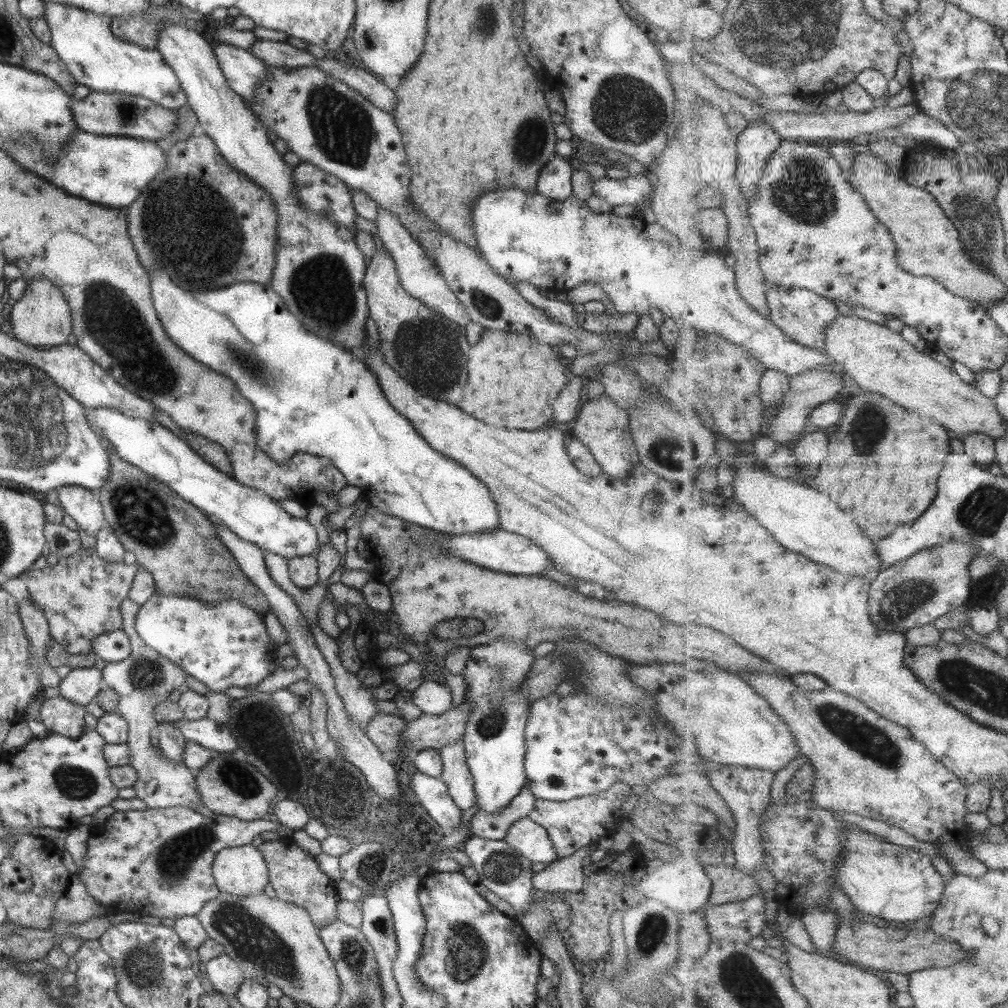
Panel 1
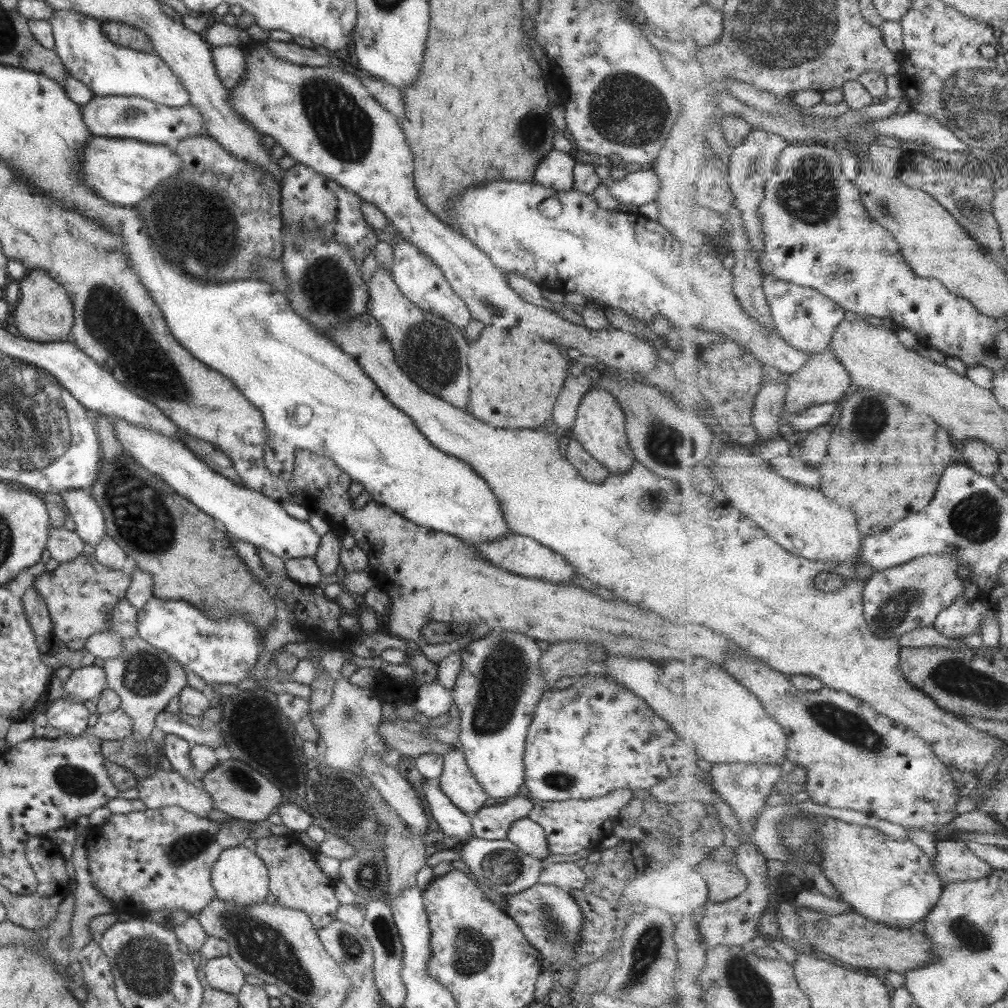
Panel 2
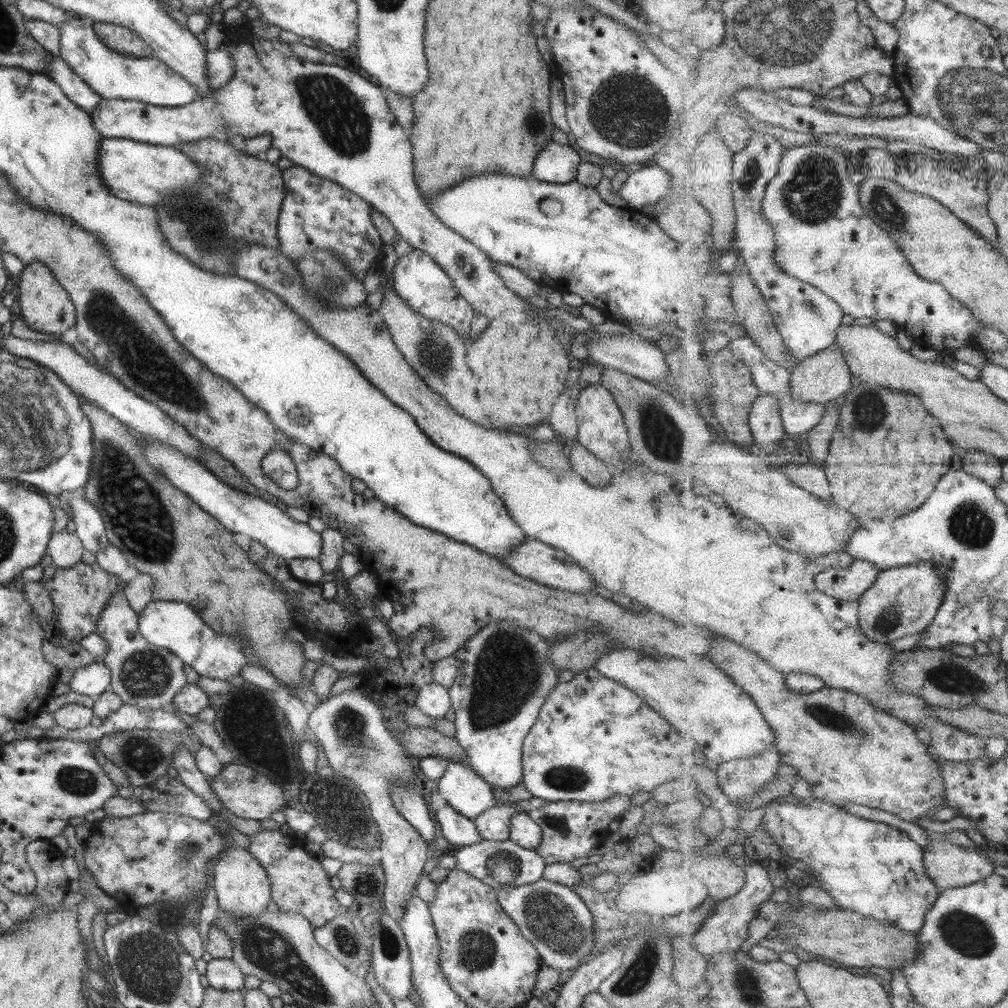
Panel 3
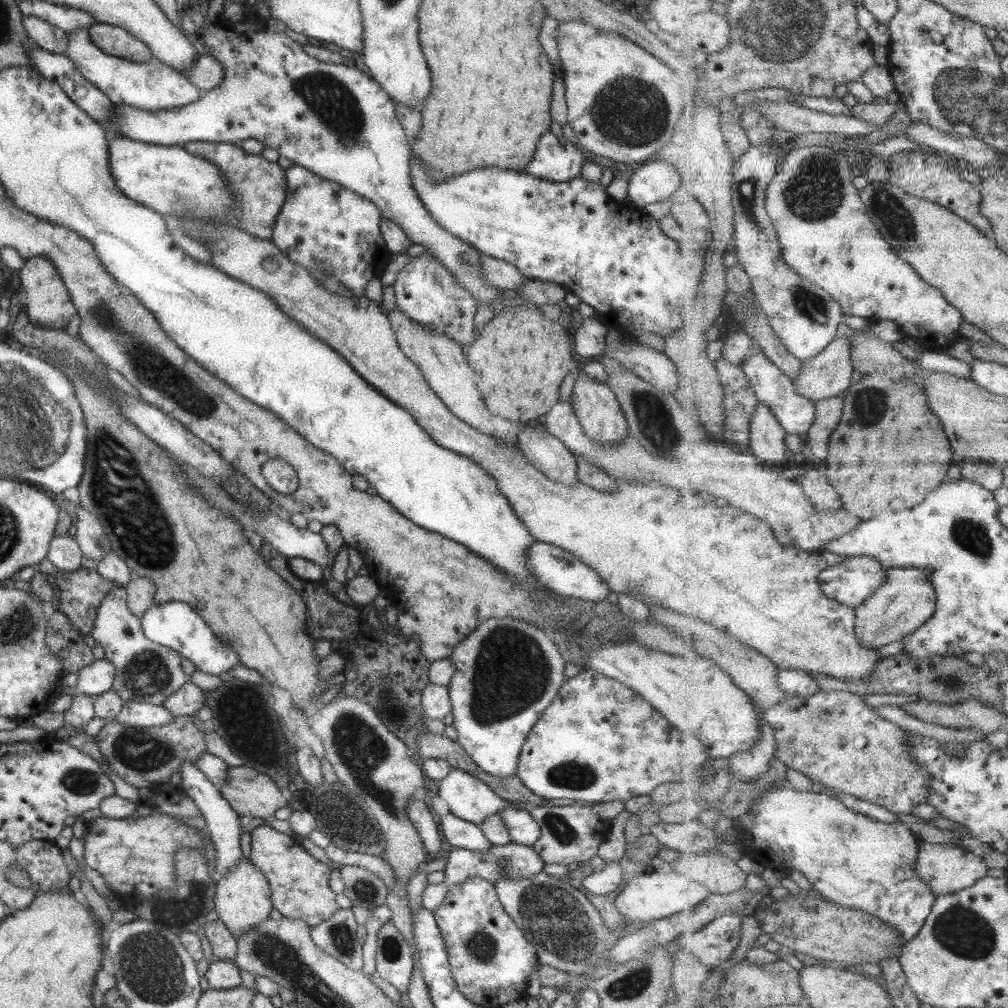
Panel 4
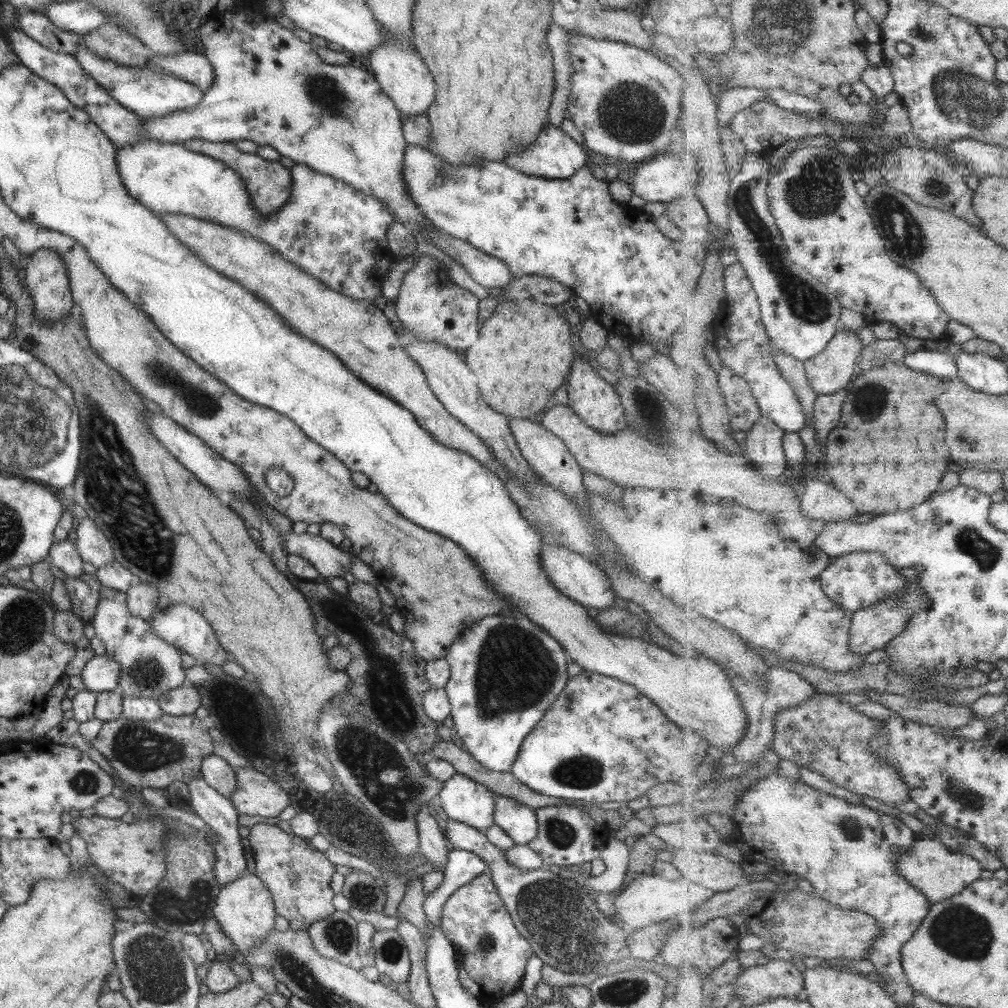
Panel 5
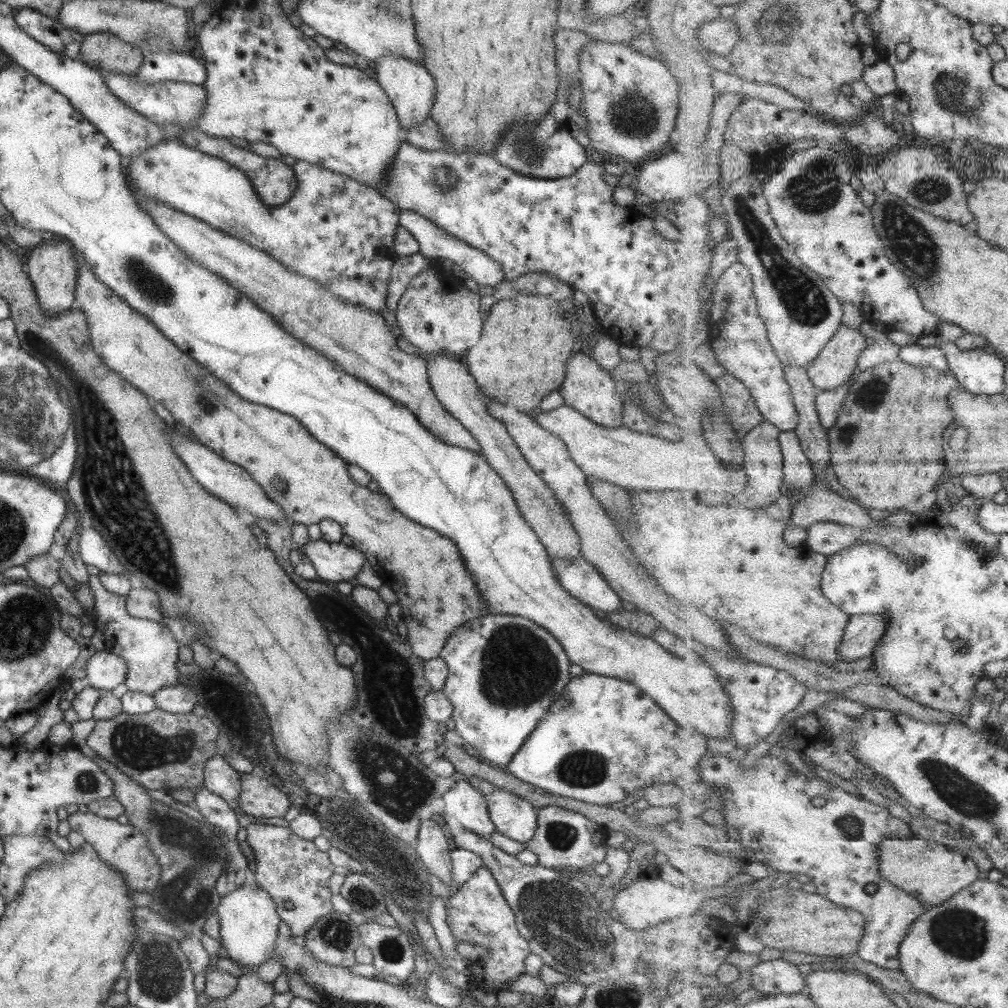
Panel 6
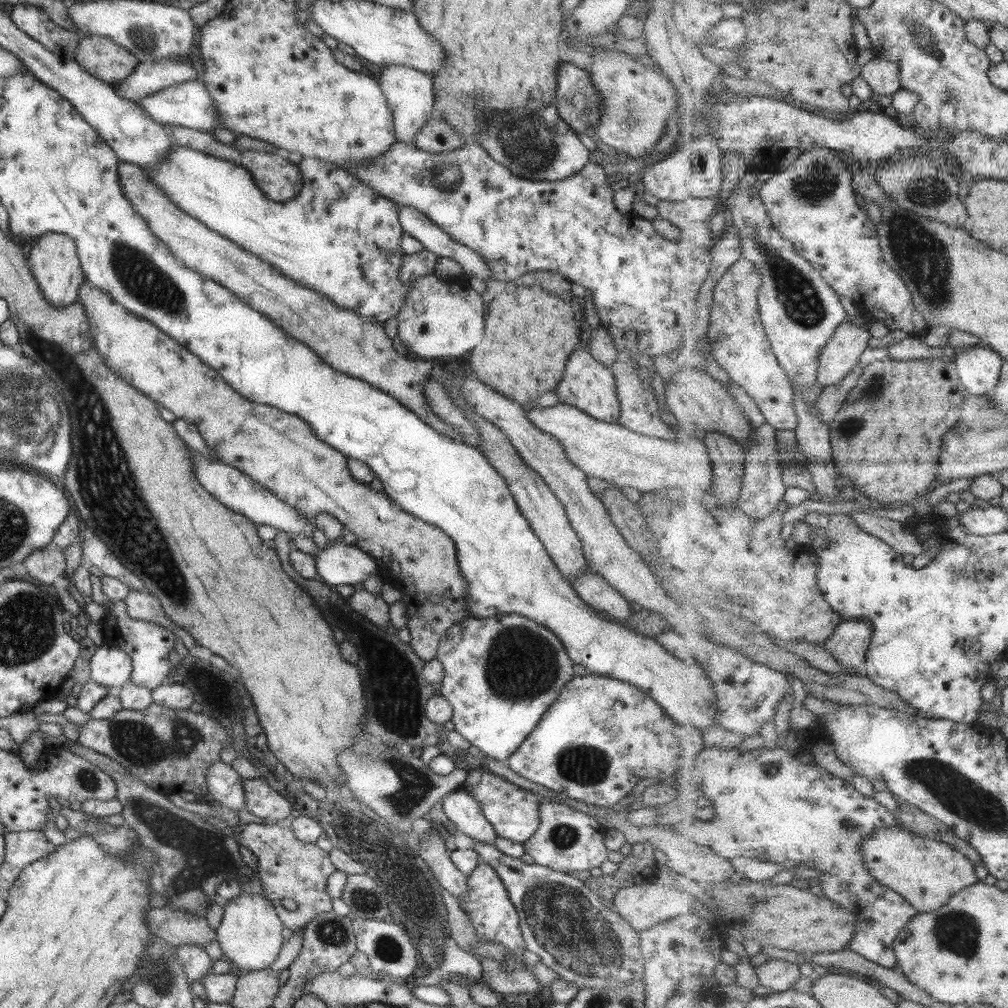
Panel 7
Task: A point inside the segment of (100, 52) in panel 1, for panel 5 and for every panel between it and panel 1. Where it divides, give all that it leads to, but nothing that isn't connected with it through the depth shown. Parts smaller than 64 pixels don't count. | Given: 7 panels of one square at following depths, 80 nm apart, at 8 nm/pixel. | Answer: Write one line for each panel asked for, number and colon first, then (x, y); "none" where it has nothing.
2: (105, 69)
3: (111, 75)
4: (151, 86)
5: (148, 92)

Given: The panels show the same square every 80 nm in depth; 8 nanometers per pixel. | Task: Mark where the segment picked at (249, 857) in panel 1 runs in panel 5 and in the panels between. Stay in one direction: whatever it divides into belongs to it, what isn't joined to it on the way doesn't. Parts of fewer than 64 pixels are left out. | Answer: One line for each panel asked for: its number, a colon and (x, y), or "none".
2: (238, 876)
3: (241, 886)
4: (242, 896)
5: (244, 909)

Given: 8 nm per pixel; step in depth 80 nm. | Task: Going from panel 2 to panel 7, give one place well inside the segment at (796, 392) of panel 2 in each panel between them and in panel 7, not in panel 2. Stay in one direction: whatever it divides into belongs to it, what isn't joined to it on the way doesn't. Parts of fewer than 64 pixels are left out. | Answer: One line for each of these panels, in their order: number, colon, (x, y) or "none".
3: (826, 376)
4: (829, 374)
5: (831, 371)
6: (838, 362)
7: (842, 355)

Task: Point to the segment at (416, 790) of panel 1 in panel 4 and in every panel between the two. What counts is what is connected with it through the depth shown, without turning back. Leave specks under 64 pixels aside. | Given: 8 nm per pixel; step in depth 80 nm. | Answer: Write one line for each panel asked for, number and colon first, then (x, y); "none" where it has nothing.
2: (453, 823)
3: (459, 831)
4: (459, 834)

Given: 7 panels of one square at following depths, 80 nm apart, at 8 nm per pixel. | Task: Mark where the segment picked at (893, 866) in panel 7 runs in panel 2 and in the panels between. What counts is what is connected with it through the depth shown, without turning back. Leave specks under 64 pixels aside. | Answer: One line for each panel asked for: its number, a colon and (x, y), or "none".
2: (954, 862)
3: (949, 865)
4: (947, 868)
5: (939, 873)
6: (932, 871)

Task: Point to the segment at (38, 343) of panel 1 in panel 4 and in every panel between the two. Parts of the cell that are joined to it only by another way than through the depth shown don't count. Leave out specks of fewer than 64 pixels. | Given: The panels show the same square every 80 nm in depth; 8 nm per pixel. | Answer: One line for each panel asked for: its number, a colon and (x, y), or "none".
2: (44, 314)
3: (44, 306)
4: (47, 304)

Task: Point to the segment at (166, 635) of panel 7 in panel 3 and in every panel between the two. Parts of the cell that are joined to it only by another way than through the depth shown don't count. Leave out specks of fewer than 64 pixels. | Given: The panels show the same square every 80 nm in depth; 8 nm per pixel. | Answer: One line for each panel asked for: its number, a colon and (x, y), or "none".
3: (146, 676)
4: (147, 672)
5: (149, 666)
6: (148, 649)

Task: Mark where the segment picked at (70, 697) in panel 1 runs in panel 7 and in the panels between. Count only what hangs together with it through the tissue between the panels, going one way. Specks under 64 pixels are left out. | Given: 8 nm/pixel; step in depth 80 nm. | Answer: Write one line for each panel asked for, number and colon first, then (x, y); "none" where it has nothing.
2: (84, 683)
3: (91, 680)
4: (96, 677)
5: (100, 673)
6: (104, 670)
7: (109, 666)

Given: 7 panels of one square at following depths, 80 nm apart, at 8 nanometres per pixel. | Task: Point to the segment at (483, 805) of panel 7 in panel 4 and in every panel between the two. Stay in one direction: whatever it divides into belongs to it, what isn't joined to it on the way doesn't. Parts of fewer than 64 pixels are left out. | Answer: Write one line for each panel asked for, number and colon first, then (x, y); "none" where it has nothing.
4: (522, 829)
5: (516, 820)
6: (512, 816)

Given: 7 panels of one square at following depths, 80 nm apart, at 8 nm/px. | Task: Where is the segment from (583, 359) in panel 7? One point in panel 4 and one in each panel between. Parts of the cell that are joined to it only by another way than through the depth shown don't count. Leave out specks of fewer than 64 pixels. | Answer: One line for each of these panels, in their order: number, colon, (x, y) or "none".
4: (593, 402)
5: (592, 397)
6: (587, 388)

